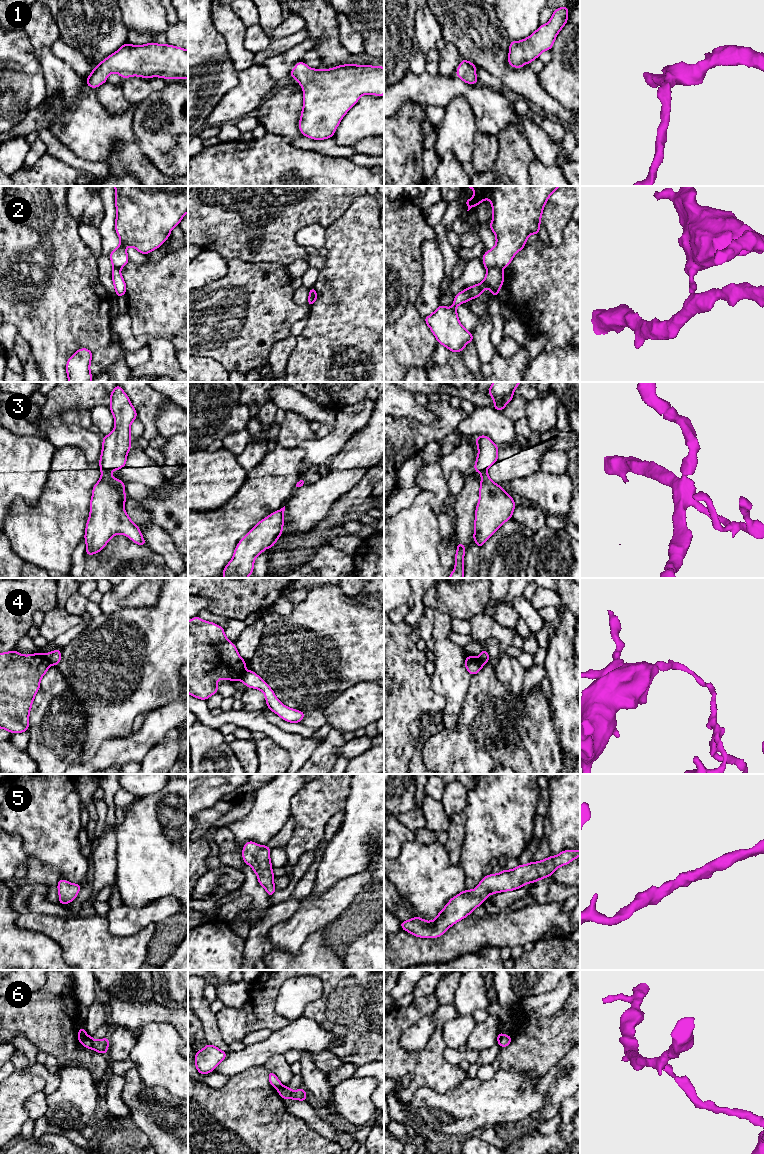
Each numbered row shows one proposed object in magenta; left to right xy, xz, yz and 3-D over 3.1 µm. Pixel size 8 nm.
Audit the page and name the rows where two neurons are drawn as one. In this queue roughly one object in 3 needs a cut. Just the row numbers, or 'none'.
2, 3, 4, 6

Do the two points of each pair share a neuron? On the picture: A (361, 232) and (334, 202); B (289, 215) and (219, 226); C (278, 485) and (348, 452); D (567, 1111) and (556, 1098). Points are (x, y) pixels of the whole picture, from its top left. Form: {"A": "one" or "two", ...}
{"A": "two", "B": "one", "C": "two", "D": "two"}

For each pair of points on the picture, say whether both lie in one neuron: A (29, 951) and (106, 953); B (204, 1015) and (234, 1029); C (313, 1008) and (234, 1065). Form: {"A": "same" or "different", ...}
{"A": "different", "B": "different", "C": "different"}

